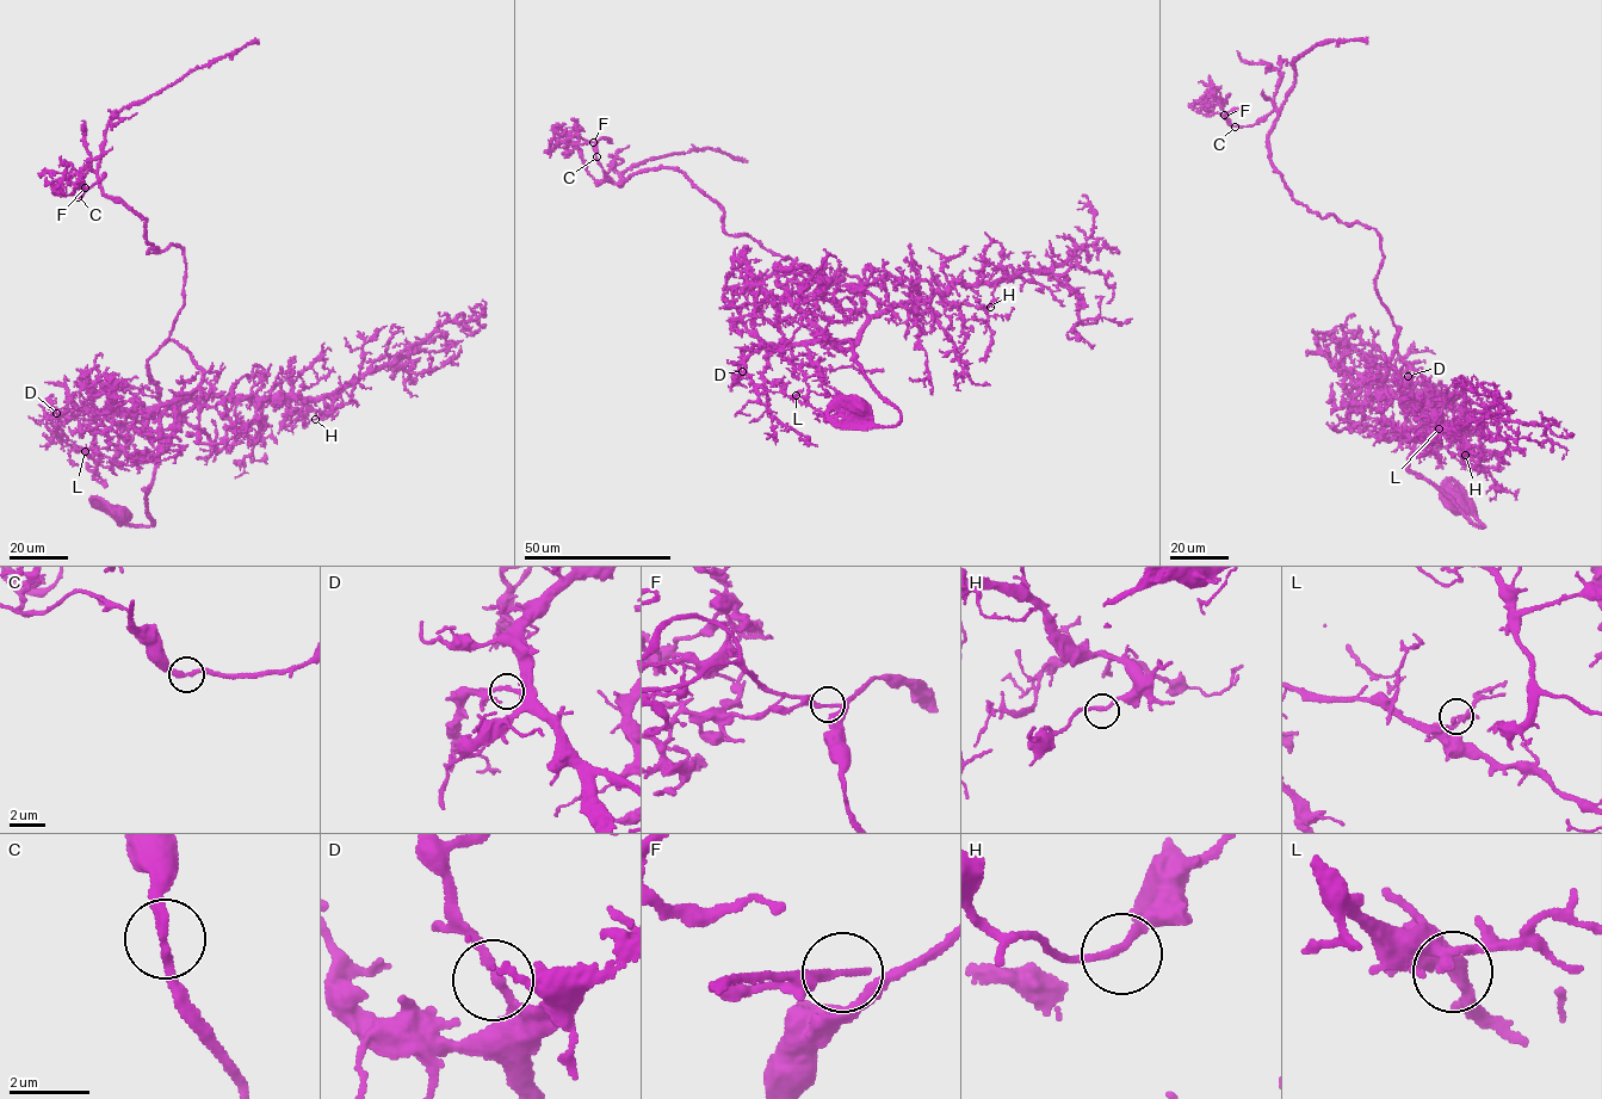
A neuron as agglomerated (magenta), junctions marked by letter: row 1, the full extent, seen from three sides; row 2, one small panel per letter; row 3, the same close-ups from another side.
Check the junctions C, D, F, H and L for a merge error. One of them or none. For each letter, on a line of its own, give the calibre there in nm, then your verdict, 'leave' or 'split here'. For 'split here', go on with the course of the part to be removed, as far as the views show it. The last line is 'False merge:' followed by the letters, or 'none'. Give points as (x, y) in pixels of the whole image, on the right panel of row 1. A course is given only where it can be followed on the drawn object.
C: calibre 240 nm; leave
D: calibre 200 nm; leave
F: calibre 180 nm; leave
H: calibre 180 nm; leave
L: calibre 200 nm; leave
False merge: none

